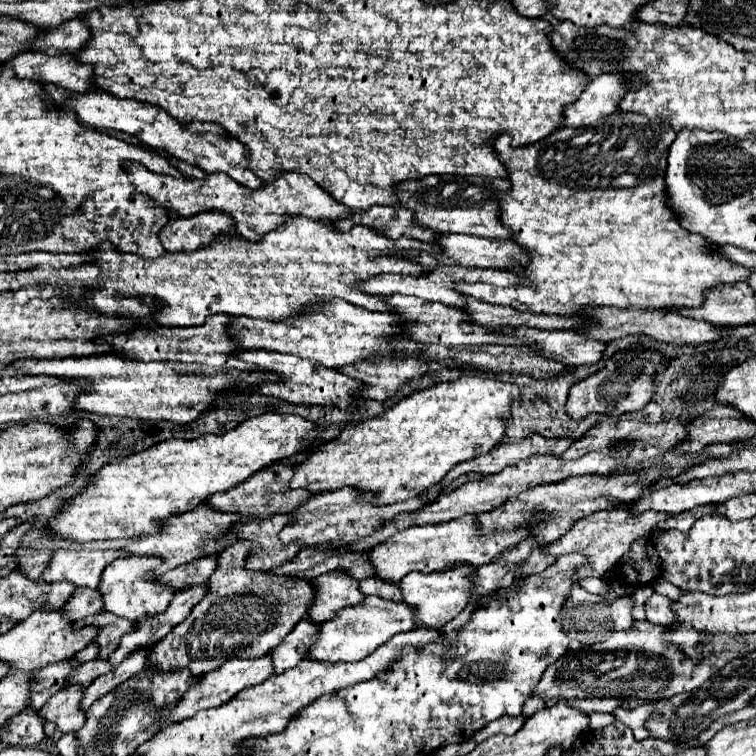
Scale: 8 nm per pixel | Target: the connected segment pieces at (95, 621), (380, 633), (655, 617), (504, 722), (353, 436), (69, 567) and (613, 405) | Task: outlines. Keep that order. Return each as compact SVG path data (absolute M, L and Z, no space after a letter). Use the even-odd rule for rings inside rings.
M100 612L96 616L88 616L80 622L74 624L72 630L80 630L84 626L96 626L98 628L98 634L96 634L96 644L98 644L98 654L96 658L107 659L118 646L120 638L130 632L134 628L132 622L124 620L124 618L118 618L114 614L108 614L108 612Z
M368 596L360 606L350 606L336 612L336 618L322 622L318 626L318 638L306 652L306 660L320 662L356 662L372 654L376 646L382 646L398 632L408 632L414 629L415 610L404 602L384 600L380 596Z
M652 594L646 600L646 616L650 624L668 626L674 620L674 612L670 610L670 598L664 598L660 594Z
M520 714L516 718L500 718L496 722L490 722L488 728L480 730L478 734L474 734L476 742L484 742L484 738L490 738L492 734L516 734L526 722L526 716Z
M477 373L414 392L388 408L380 418L344 428L338 438L324 442L294 468L290 488L322 494L352 486L360 492L378 492L380 498L372 500L376 506L420 496L456 464L486 454L500 442L514 401L520 402L516 384Z
M54 550L52 560L40 580L44 582L60 582L68 580L76 586L96 590L100 584L100 576L108 564L116 558L128 556L126 550Z
M636 350L636 352L616 352L606 366L588 376L582 382L576 382L570 388L566 410L570 418L586 418L590 414L606 414L612 418L620 418L622 414L642 410L650 400L652 400L652 390L654 390L654 370L656 364L662 362L660 352L652 350ZM646 362L646 366L644 366Z

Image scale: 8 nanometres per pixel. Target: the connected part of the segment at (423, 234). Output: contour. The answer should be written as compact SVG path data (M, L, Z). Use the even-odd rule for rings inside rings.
M374 206L364 214L354 214L346 220L332 222L332 226L340 228L340 230L350 230L350 226L354 226L354 224L366 224L370 228L384 230L382 234L390 234L392 238L410 236L410 238L418 238L424 242L430 242L432 238L436 238L436 234L432 234L432 230L420 230L420 226L412 226L412 214L408 214L408 210L404 210L400 206L398 206L398 212L392 206L382 206L382 208Z

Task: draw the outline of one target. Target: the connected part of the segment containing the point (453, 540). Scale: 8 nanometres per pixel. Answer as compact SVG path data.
M466 514L452 522L432 524L432 526L410 526L398 534L394 534L390 540L374 546L368 552L368 558L372 558L372 568L376 570L378 578L384 578L386 582L400 582L408 572L424 572L430 574L432 570L448 570L448 566L456 566L456 562L468 562L468 566L482 566L490 562L490 558L502 554L504 550L516 546L520 540L528 536L528 526L516 528L512 532L496 530L488 536L478 536L480 524L474 514Z

